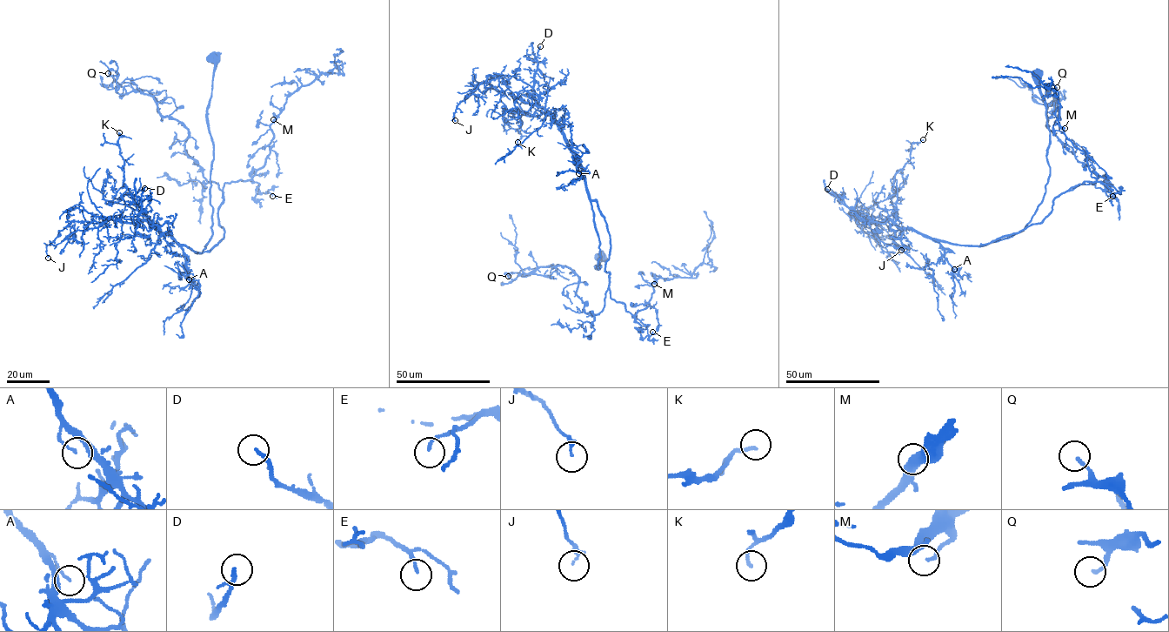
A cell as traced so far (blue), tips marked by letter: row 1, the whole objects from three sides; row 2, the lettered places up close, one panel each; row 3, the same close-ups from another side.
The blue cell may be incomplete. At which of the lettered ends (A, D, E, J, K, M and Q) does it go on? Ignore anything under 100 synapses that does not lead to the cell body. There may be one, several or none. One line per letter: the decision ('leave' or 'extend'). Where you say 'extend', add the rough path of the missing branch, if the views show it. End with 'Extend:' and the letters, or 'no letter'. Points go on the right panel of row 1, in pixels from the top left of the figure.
A: leave
D: extend; missing branch runs (827, 189), (831, 177), (824, 167), (808, 158), (796, 135), (811, 91)
E: leave
J: leave
K: leave
M: leave
Q: leave
Extend: D

